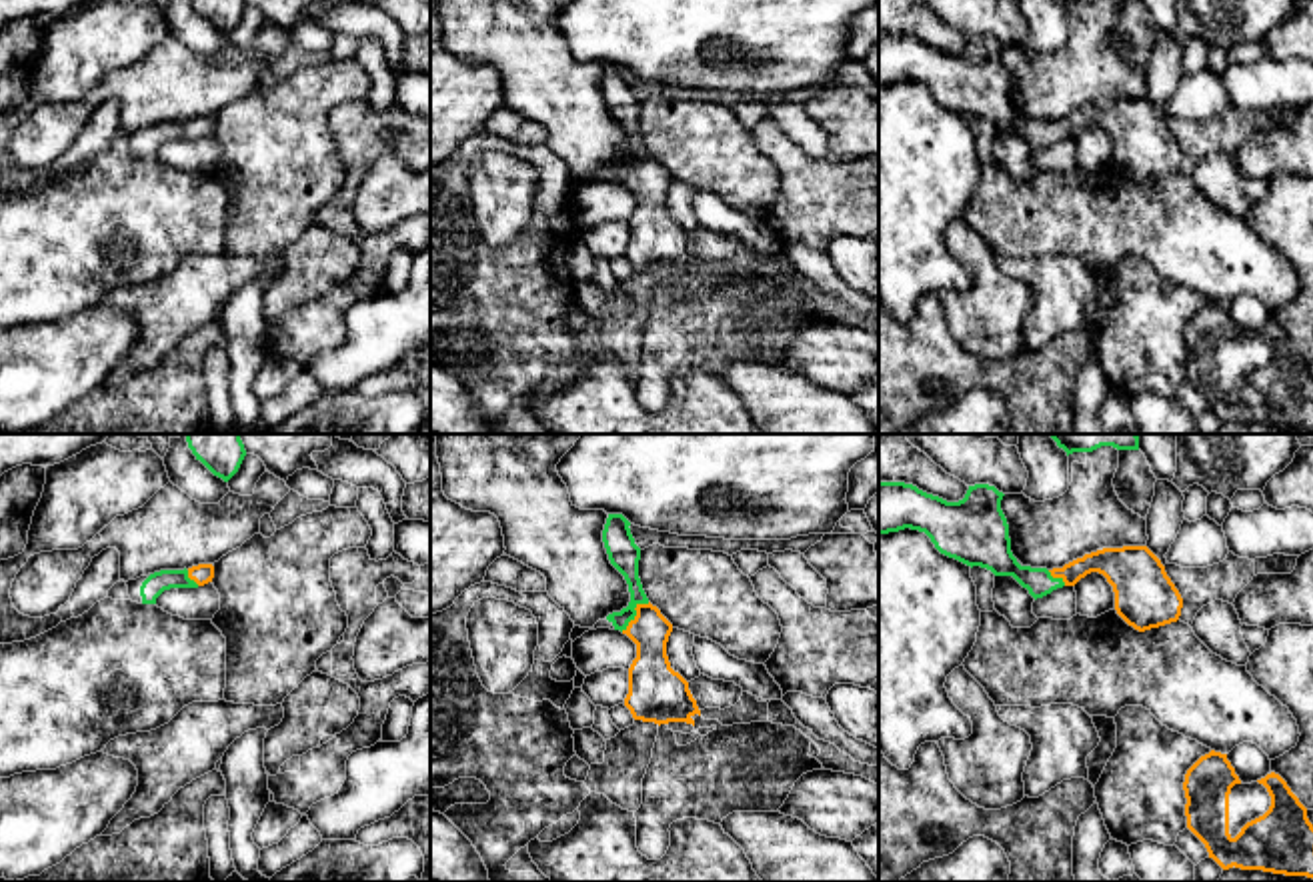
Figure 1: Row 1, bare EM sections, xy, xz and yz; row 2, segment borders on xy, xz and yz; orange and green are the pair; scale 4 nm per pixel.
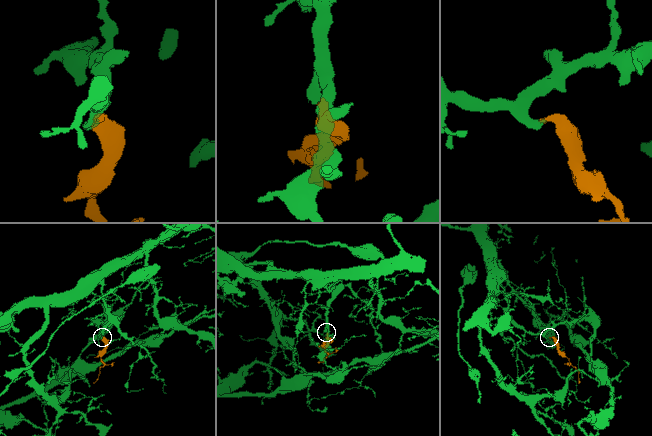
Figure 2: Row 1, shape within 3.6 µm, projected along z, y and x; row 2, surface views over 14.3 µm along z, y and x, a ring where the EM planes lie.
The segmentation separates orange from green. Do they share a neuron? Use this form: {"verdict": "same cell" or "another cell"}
{"verdict": "same cell"}

